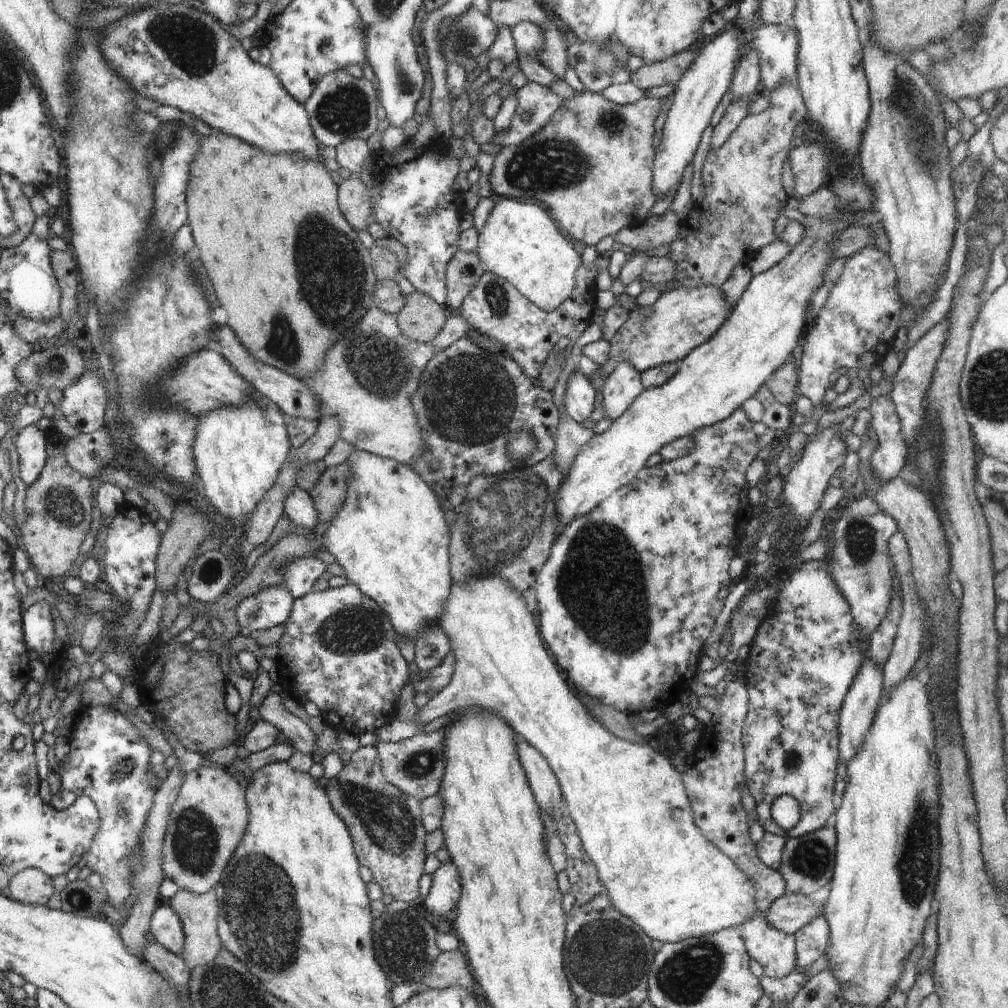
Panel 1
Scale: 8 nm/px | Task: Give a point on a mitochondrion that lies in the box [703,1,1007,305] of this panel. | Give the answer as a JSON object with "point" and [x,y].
{"point":[903,98]}

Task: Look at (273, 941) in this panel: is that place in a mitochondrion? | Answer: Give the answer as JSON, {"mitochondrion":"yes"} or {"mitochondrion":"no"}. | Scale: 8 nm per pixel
{"mitochondrion":"yes"}

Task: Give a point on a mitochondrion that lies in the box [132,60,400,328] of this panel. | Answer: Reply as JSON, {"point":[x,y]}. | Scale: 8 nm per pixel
{"point":[345,108]}

